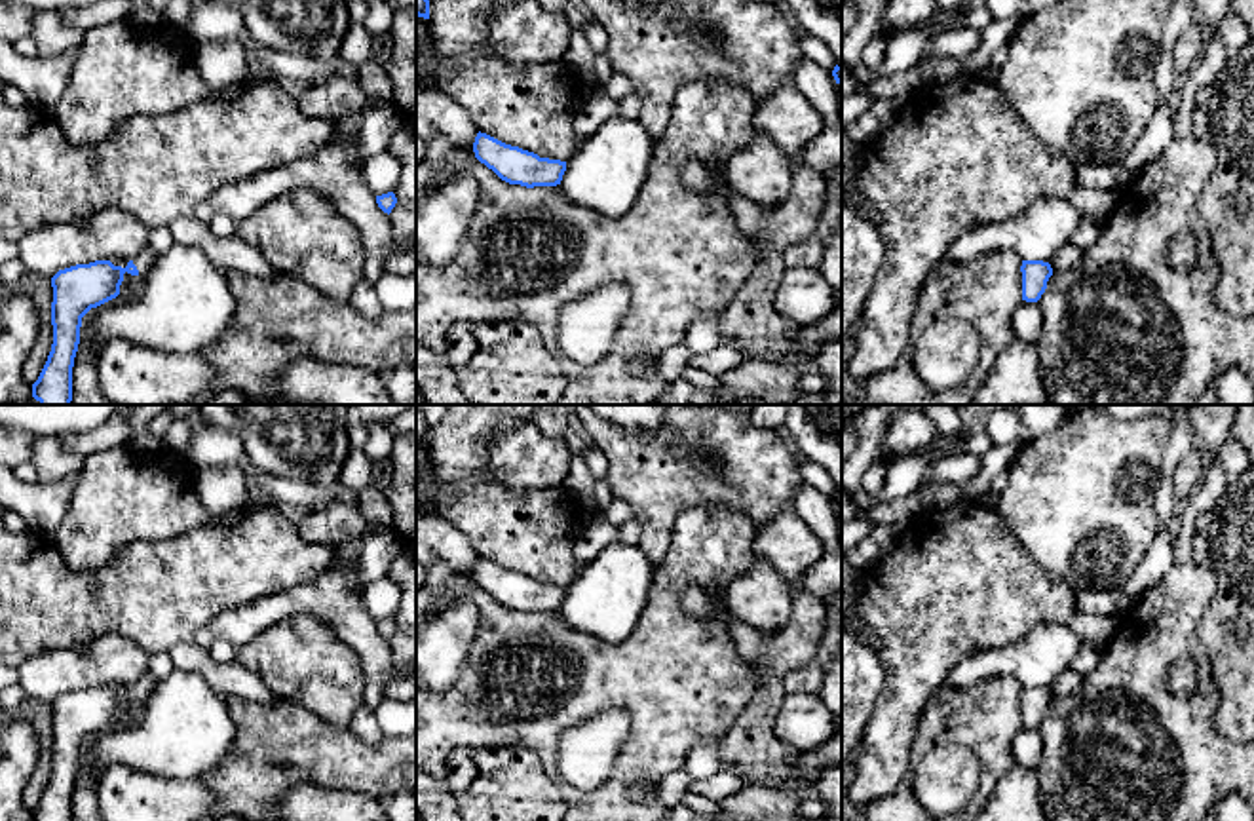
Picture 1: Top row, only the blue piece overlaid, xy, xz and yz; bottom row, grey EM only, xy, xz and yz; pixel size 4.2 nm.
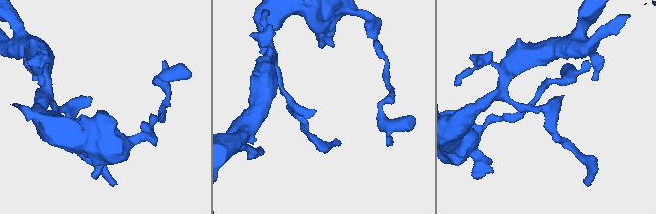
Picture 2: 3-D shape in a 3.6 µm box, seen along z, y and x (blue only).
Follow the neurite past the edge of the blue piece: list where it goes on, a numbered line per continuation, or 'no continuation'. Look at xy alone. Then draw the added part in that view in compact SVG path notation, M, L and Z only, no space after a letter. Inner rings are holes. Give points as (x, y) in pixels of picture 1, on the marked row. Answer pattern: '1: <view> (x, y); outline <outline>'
1: xy (145, 259); outline M150 249L141 251L135 258L131 258L139 270L139 276L146 276L154 266L156 255Z

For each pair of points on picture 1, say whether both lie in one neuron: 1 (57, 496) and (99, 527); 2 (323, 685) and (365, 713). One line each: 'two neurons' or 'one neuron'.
1: two neurons
2: two neurons

